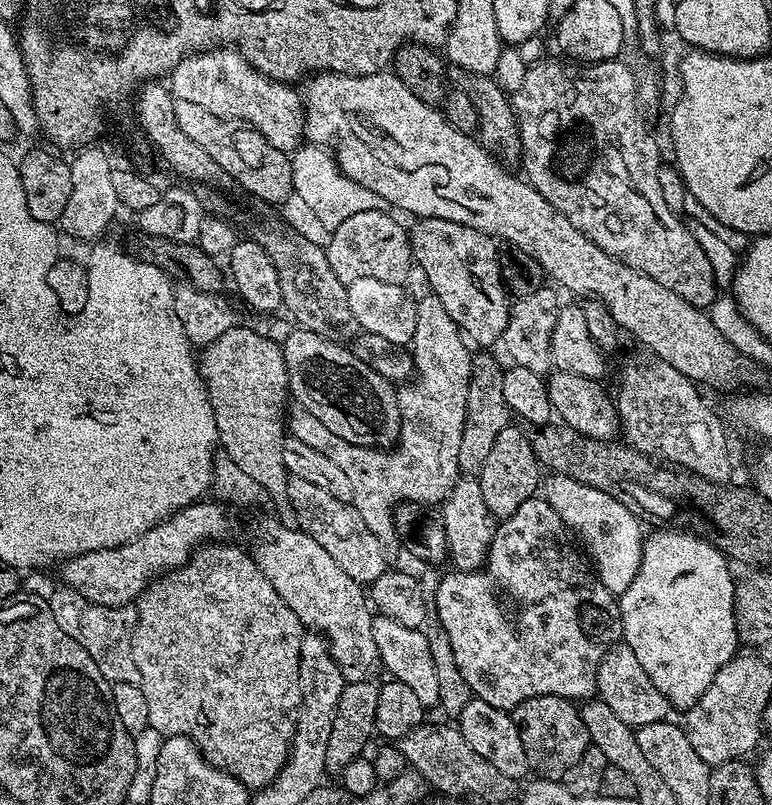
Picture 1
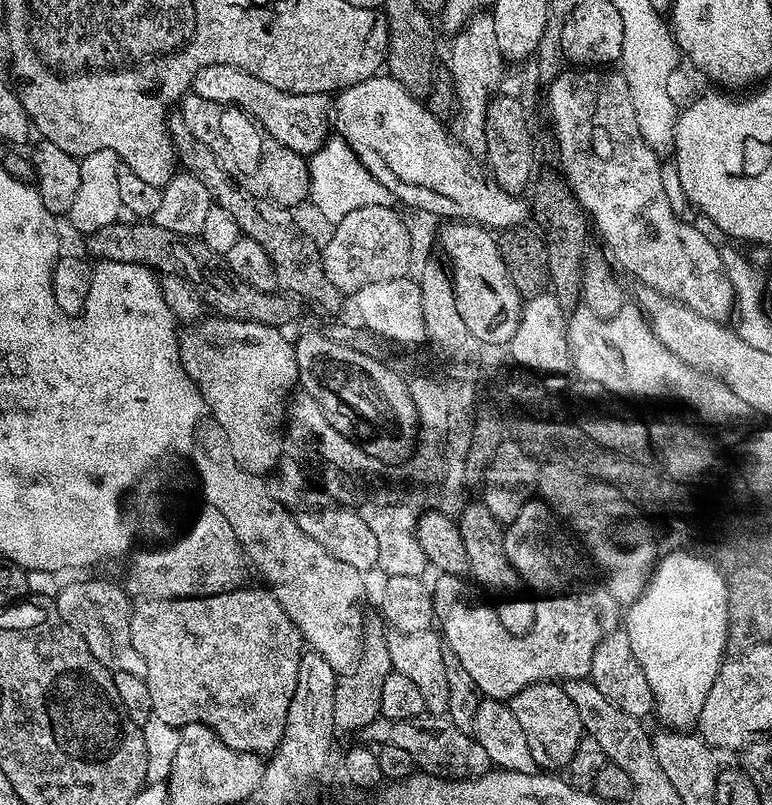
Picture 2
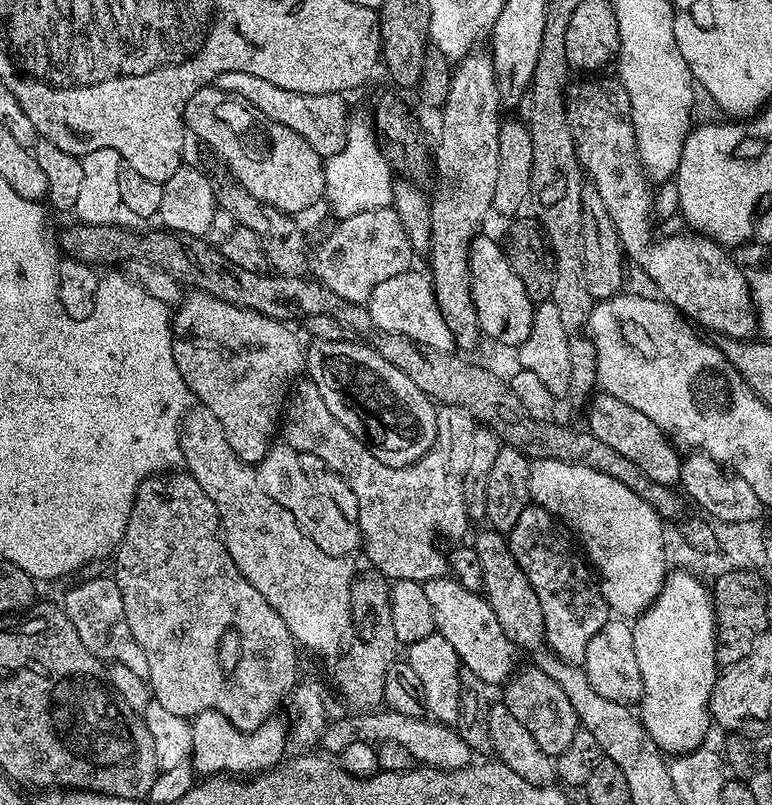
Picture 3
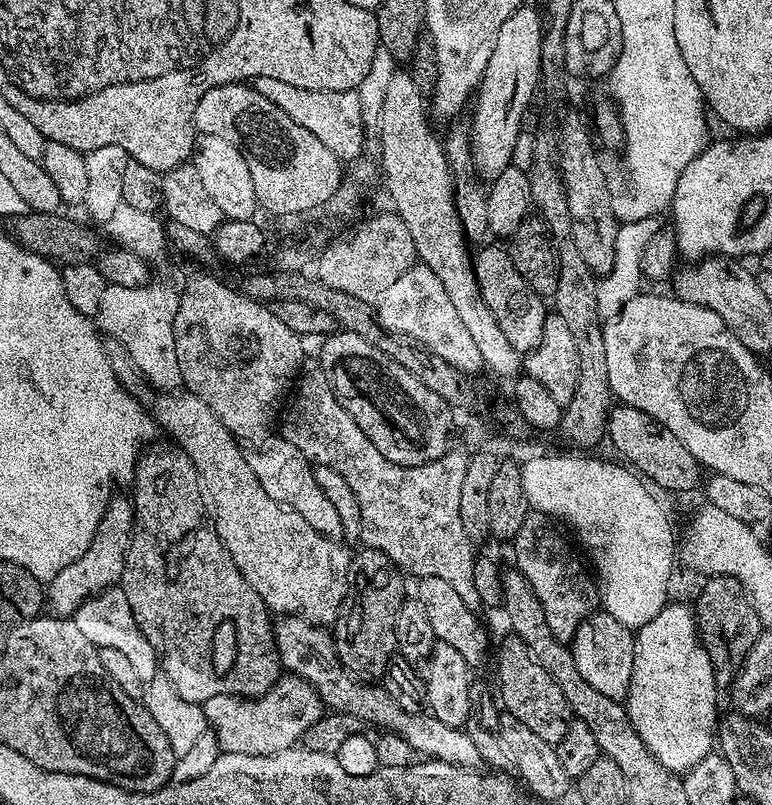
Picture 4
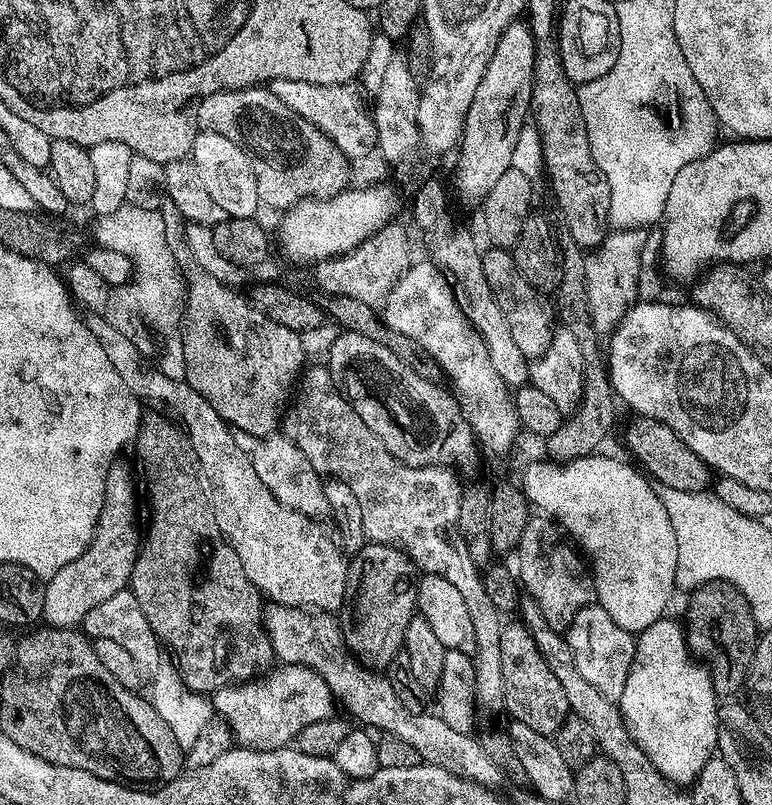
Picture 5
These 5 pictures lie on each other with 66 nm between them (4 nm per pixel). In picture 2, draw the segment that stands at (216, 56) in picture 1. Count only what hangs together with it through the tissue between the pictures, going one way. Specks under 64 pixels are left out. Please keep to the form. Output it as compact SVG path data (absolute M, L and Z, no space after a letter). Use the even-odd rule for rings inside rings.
M229 64L206 66L192 81L191 91L210 102L241 108L264 131L271 134L278 142L282 142L282 146L300 153L305 158L323 147L330 136L330 100L327 95L303 96L293 92L283 92L270 86L270 82L262 82L262 78L254 78L254 74L246 74L246 70L238 66Z

